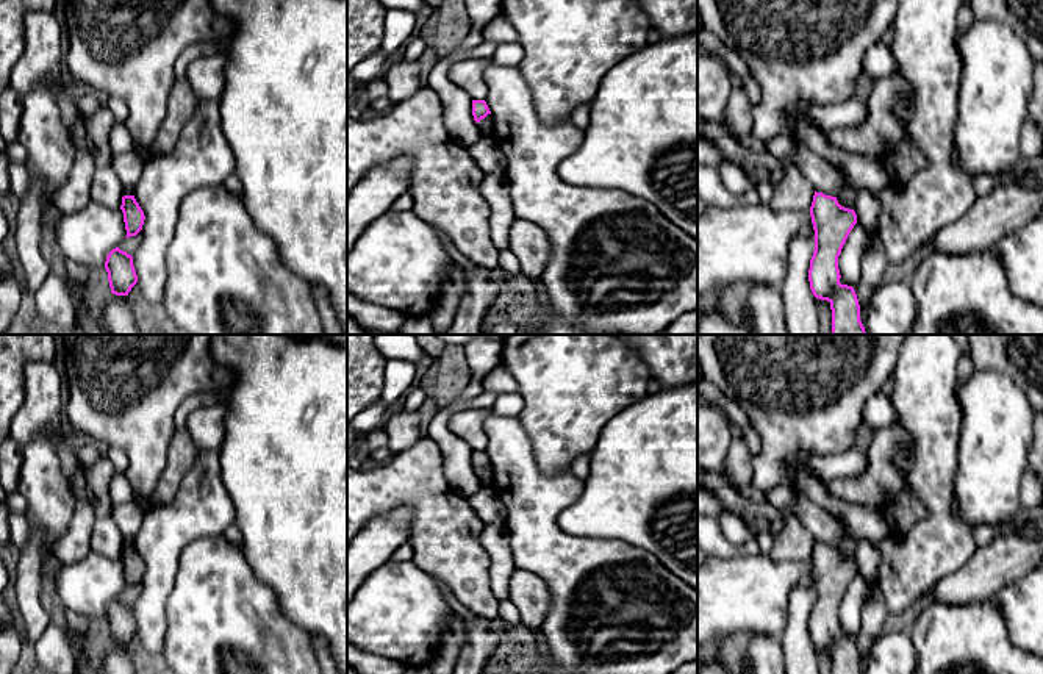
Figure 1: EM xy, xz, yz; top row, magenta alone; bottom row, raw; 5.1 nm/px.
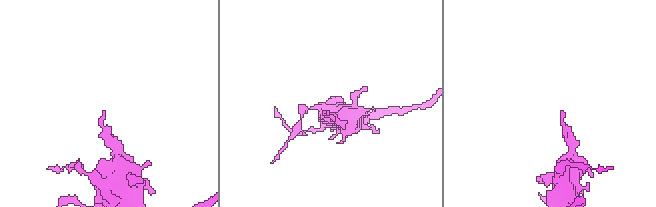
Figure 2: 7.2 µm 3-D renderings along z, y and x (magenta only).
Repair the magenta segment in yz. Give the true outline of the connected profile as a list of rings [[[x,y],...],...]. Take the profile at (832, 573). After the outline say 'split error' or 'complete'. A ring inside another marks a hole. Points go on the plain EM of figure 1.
[[[815,541],[810,566],[815,580],[815,602],[808,619],[810,640],[816,649],[830,654],[832,674],[862,674],[857,644],[852,636],[840,633],[838,619],[838,607],[857,574],[857,565],[841,557],[837,547]]]; complete

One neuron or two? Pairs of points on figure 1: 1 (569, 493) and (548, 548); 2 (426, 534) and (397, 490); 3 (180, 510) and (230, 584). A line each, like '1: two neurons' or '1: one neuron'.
1: one neuron
2: one neuron
3: two neurons

